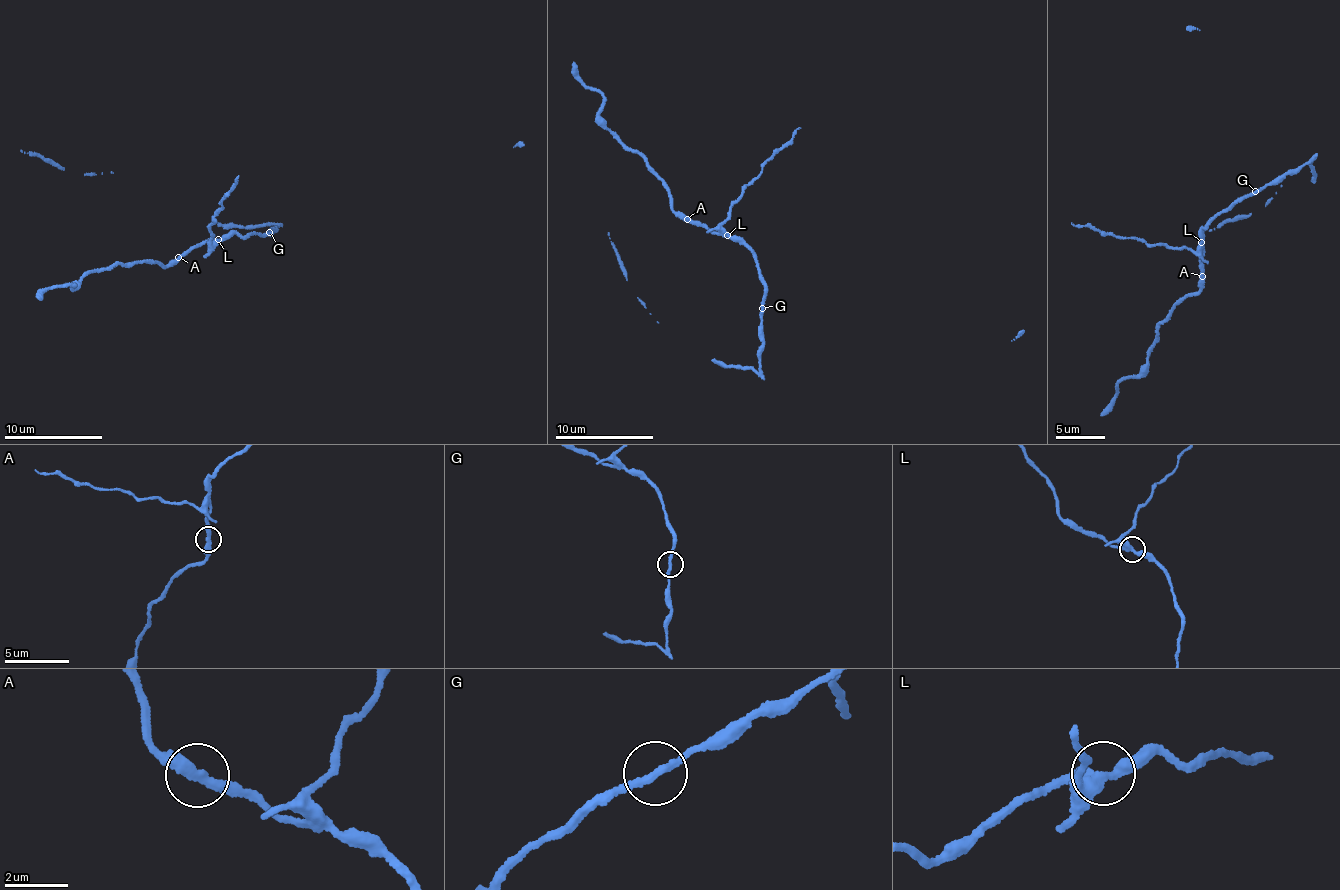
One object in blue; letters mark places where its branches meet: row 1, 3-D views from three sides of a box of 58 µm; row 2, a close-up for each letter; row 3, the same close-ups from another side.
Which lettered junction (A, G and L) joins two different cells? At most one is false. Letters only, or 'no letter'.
L

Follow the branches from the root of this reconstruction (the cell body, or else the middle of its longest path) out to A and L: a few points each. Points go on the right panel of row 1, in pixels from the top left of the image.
A: (1254, 193), (1239, 198), (1208, 220), (1202, 231), (1202, 276)
L: (1254, 193), (1239, 198), (1229, 208), (1210, 217), (1201, 241)

